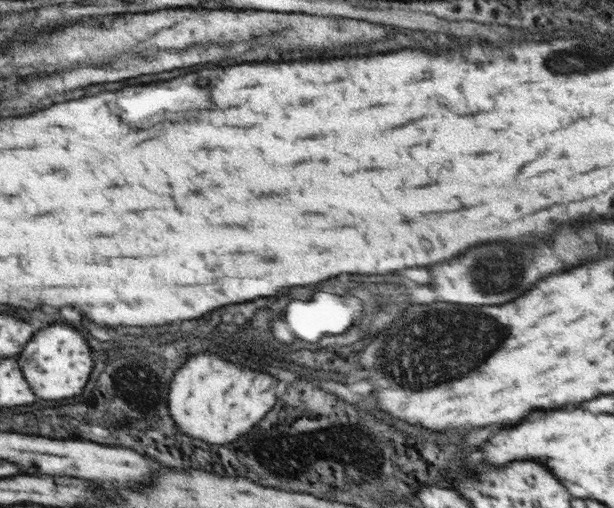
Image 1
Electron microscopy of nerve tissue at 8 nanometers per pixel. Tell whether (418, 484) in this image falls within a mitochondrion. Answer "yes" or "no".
no

